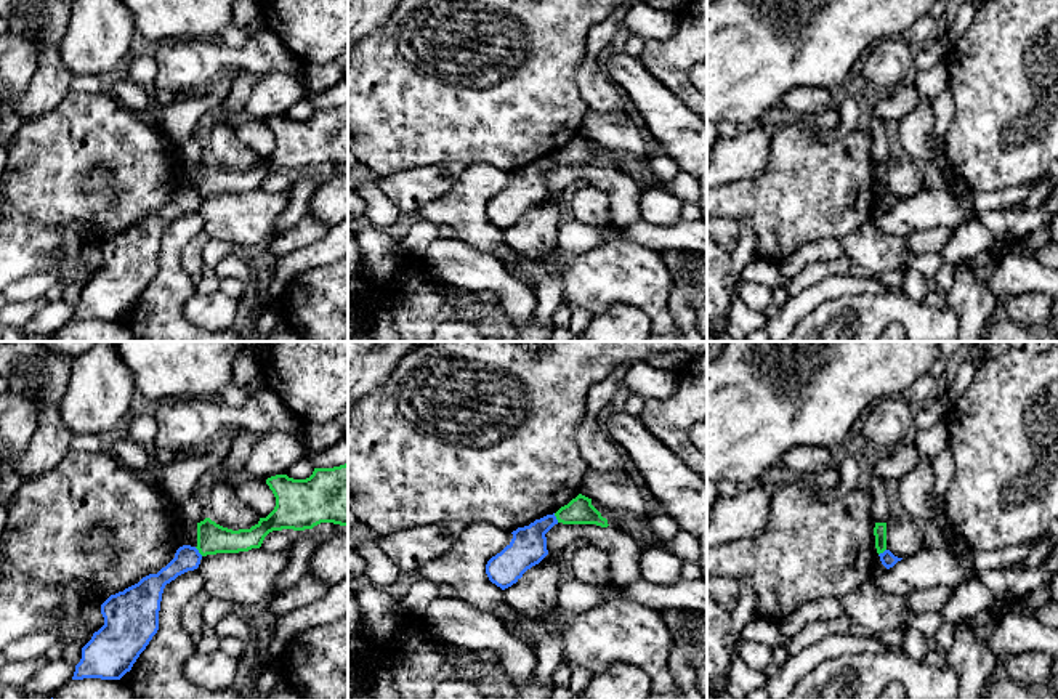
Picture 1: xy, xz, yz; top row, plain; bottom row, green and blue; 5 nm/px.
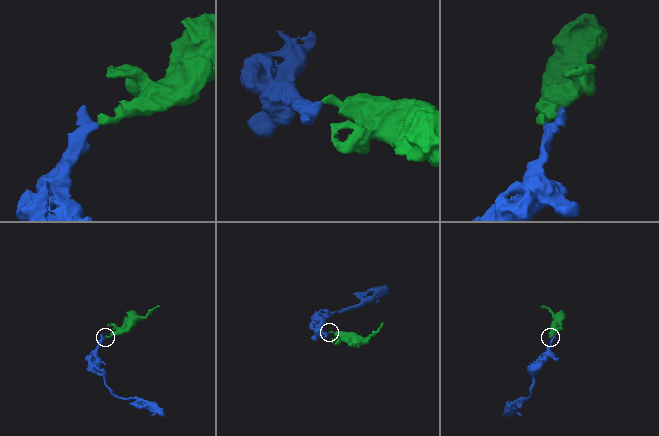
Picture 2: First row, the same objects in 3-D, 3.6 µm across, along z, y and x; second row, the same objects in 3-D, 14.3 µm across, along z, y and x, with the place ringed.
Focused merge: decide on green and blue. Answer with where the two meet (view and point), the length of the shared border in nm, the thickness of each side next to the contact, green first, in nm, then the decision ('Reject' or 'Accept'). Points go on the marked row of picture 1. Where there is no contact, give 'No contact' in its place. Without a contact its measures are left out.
Touches green at xy (199, 552). Shared border 60 nm. Thickness 150 nm (green) against 130 nm. Reject

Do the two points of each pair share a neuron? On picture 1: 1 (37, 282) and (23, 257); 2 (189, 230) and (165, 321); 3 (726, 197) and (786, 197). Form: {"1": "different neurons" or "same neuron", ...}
{"1": "different neurons", "2": "same neuron", "3": "same neuron"}

